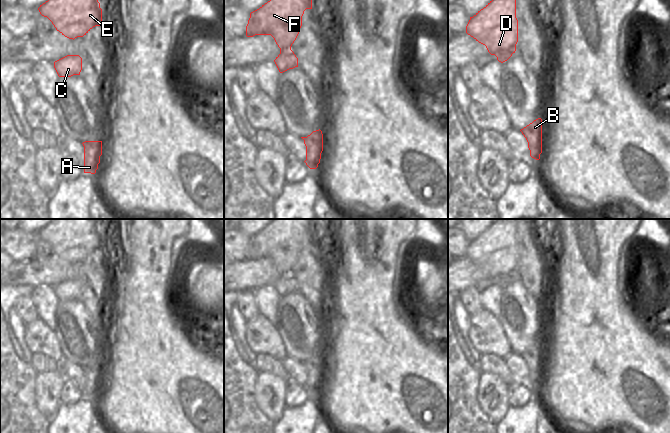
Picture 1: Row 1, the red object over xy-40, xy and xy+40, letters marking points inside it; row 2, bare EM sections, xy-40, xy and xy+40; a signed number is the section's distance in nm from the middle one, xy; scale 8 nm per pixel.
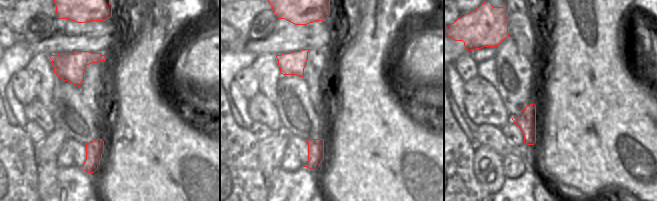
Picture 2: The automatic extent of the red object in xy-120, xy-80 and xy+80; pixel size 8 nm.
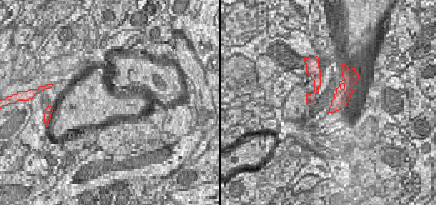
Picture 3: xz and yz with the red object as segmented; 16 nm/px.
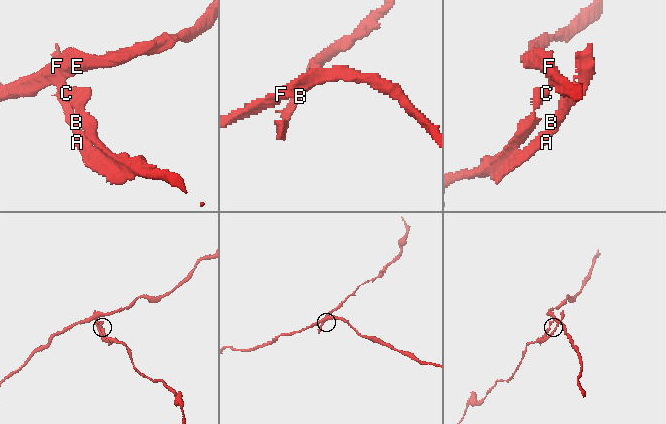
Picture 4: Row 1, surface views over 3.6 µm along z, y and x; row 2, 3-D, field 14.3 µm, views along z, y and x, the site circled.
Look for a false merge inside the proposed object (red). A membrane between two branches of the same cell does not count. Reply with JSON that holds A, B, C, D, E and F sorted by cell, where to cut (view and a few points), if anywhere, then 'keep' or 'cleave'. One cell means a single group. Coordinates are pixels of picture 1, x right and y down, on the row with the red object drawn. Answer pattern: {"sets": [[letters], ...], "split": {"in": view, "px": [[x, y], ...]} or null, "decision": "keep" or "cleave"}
{"sets": [["A", "B", "C"], ["D", "E", "F"]], "split": {"in": "xy+40", "px": [[514, 50], [511, 52], [490, 53]]}, "decision": "cleave"}

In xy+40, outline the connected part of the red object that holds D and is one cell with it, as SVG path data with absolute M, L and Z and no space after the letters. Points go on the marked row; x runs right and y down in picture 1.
M492 0L466 26L466 33L491 53L512 53L518 42L516 0Z

